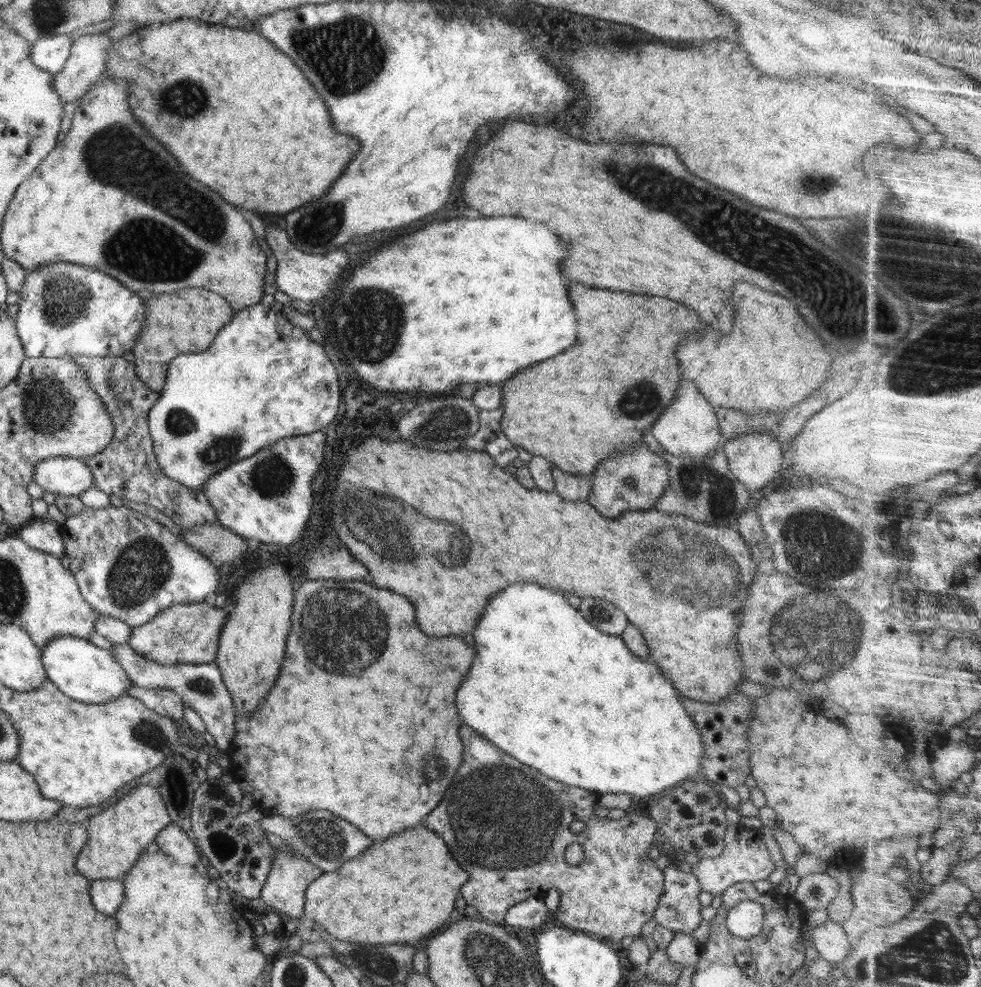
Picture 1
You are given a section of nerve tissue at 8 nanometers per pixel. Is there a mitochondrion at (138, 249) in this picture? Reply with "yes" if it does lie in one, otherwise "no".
yes

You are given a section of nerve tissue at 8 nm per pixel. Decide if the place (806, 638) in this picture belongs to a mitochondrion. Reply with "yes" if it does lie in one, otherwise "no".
yes

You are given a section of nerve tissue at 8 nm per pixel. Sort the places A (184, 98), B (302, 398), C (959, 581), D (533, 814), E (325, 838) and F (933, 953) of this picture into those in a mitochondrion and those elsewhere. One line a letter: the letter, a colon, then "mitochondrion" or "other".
A: mitochondrion
B: other
C: other
D: mitochondrion
E: mitochondrion
F: mitochondrion

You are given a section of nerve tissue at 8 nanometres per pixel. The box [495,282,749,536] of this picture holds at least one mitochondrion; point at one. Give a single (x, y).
(694, 479)

